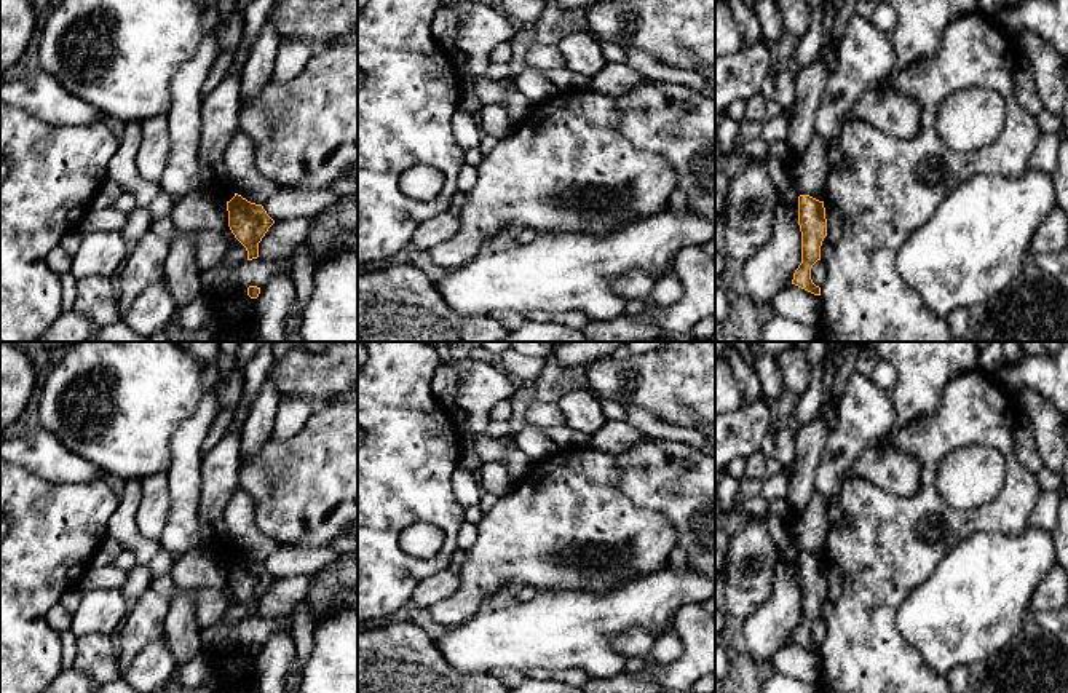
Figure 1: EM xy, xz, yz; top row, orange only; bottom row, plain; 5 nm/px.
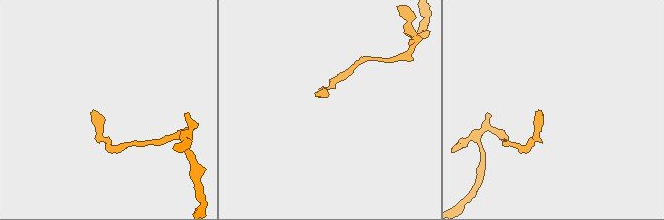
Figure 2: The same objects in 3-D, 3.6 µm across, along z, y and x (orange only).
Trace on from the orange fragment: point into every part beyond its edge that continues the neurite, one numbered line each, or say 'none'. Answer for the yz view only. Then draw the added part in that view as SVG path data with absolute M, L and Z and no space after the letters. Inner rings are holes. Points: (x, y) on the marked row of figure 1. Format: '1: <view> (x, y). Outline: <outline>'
none

